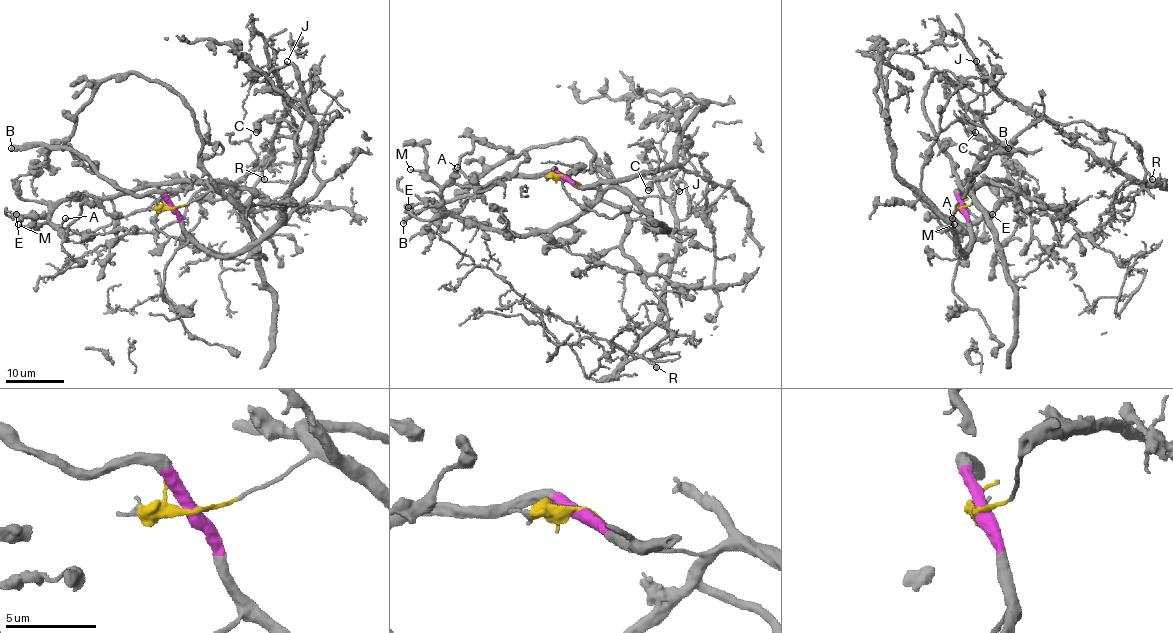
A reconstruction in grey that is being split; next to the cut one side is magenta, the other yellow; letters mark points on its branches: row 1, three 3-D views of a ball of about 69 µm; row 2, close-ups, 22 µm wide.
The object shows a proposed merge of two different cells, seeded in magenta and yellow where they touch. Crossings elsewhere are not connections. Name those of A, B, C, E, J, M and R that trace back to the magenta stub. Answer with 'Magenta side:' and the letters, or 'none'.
Magenta side: B, C, J, R

